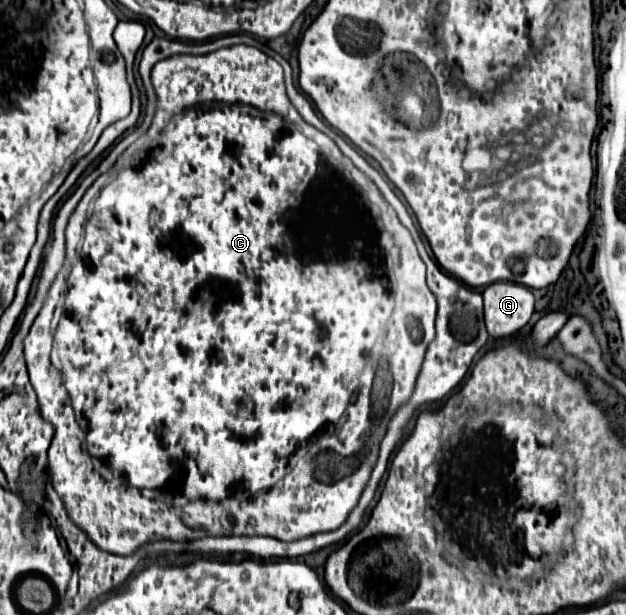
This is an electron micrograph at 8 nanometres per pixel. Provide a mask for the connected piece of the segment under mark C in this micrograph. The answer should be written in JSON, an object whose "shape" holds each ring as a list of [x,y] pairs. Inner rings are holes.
{"shape":[[[233,45],[233,47],[225,47],[225,49],[219,49],[219,51],[213,51],[213,53],[207,53],[207,55],[173,55],[173,57],[167,57],[163,61],[159,61],[155,67],[153,67],[153,73],[151,73],[151,81],[153,81],[153,87],[155,87],[155,93],[157,93],[157,111],[155,111],[155,117],[153,117],[153,123],[147,130],[145,135],[142,135],[139,140],[136,140],[131,146],[129,146],[125,152],[118,158],[114,166],[103,175],[99,176],[96,181],[88,188],[81,201],[77,205],[75,211],[71,215],[66,231],[66,252],[69,257],[69,245],[67,241],[77,241],[83,245],[81,247],[81,253],[77,255],[77,263],[73,263],[73,267],[67,267],[67,291],[65,291],[65,299],[63,299],[63,307],[65,307],[65,315],[59,319],[57,323],[57,329],[53,329],[51,321],[53,321],[53,313],[57,309],[57,303],[59,299],[57,297],[49,297],[49,292],[45,301],[47,301],[47,307],[42,307],[38,316],[36,317],[33,325],[31,326],[31,333],[27,335],[25,339],[25,359],[27,359],[27,369],[29,369],[29,377],[31,377],[31,385],[39,397],[39,407],[41,407],[41,415],[53,423],[55,427],[55,437],[51,441],[51,447],[49,447],[49,465],[51,465],[51,473],[53,473],[53,487],[55,491],[59,493],[59,497],[63,499],[65,503],[65,509],[69,513],[69,517],[75,521],[77,527],[81,527],[89,539],[101,547],[103,551],[109,551],[109,553],[115,553],[115,555],[133,555],[137,549],[141,549],[145,543],[151,543],[151,541],[161,541],[161,539],[169,539],[169,541],[179,541],[179,543],[185,543],[185,541],[195,541],[195,539],[203,539],[203,537],[221,537],[221,535],[263,535],[263,537],[275,537],[279,541],[295,541],[295,539],[301,539],[301,537],[309,537],[309,535],[315,535],[315,533],[323,533],[323,531],[333,531],[337,529],[349,515],[349,509],[353,509],[357,505],[357,499],[371,475],[371,467],[377,459],[377,451],[379,451],[379,443],[385,435],[385,429],[387,429],[387,421],[393,417],[393,413],[399,409],[401,403],[405,403],[405,399],[409,399],[411,391],[413,391],[413,383],[419,375],[419,369],[421,369],[421,363],[423,363],[423,357],[425,357],[425,347],[429,345],[429,341],[433,341],[433,335],[435,335],[435,319],[421,319],[421,315],[417,315],[417,311],[421,311],[421,305],[429,307],[429,311],[437,311],[437,303],[433,303],[433,293],[429,291],[427,283],[425,283],[425,263],[421,261],[421,257],[418,255],[416,245],[410,232],[400,223],[393,209],[385,201],[381,193],[377,191],[377,187],[373,187],[373,183],[369,183],[369,179],[365,179],[365,175],[361,175],[361,171],[357,171],[349,159],[345,159],[339,151],[337,151],[337,145],[327,137],[323,135],[321,131],[315,129],[315,127],[306,123],[298,111],[293,107],[289,101],[289,97],[285,95],[285,83],[283,83],[283,69],[281,65],[271,59],[269,55],[265,55],[263,51],[259,51],[257,47],[249,47],[249,45]],[[156,121],[157,123],[163,123],[163,121],[169,121],[167,127],[159,133],[159,137],[156,137]],[[375,225],[377,228],[377,235],[379,235],[379,246],[383,250],[386,264],[386,277],[388,280],[388,288],[385,287],[385,275],[383,275],[383,255],[381,255],[381,249],[373,243],[377,241],[377,235],[373,233],[375,231]],[[385,367],[389,371],[391,377],[375,377],[377,368]],[[245,397],[251,397],[253,401],[253,409],[243,407],[241,409],[241,401]],[[311,443],[317,443],[319,445],[319,453],[311,459],[311,465],[313,465],[313,477],[309,481],[285,481],[285,485],[281,489],[273,489],[277,485],[277,481],[281,481],[281,475],[285,475],[287,471],[287,463],[293,455],[305,455],[309,445]],[[225,499],[245,499],[245,501],[251,501],[245,505],[245,515],[233,515],[233,511],[229,511],[229,503],[225,503]]]}

